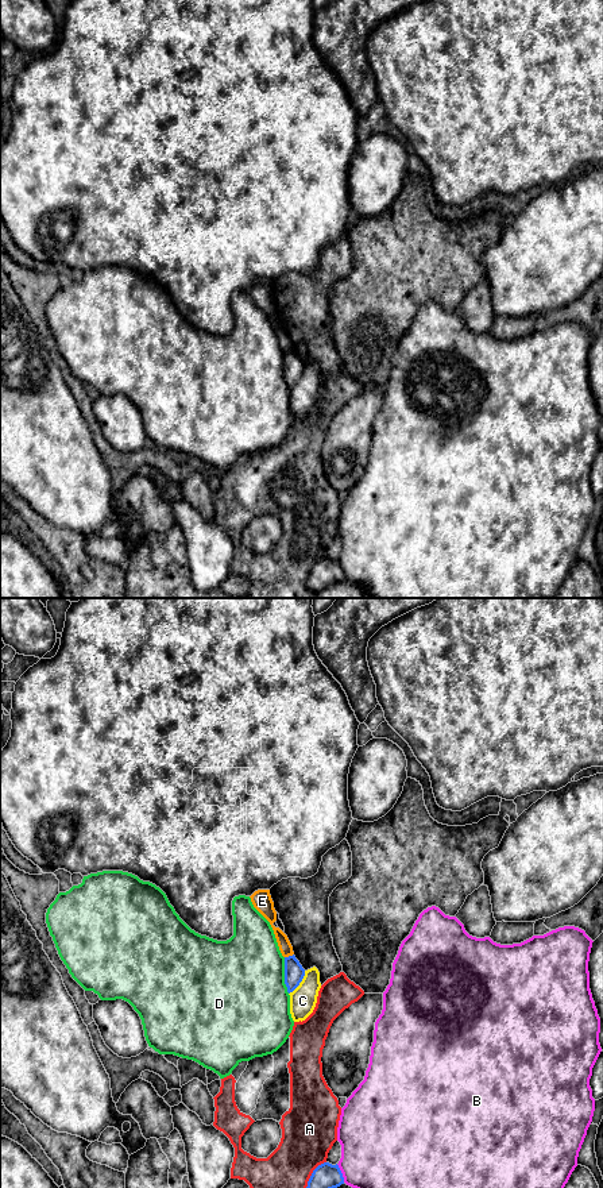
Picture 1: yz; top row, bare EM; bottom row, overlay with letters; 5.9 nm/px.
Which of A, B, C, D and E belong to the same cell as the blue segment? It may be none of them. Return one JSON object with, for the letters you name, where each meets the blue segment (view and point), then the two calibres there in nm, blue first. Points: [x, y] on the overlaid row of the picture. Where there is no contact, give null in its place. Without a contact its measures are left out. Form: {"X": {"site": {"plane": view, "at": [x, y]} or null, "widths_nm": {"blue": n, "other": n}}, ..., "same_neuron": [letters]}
{"same_neuron": []}

